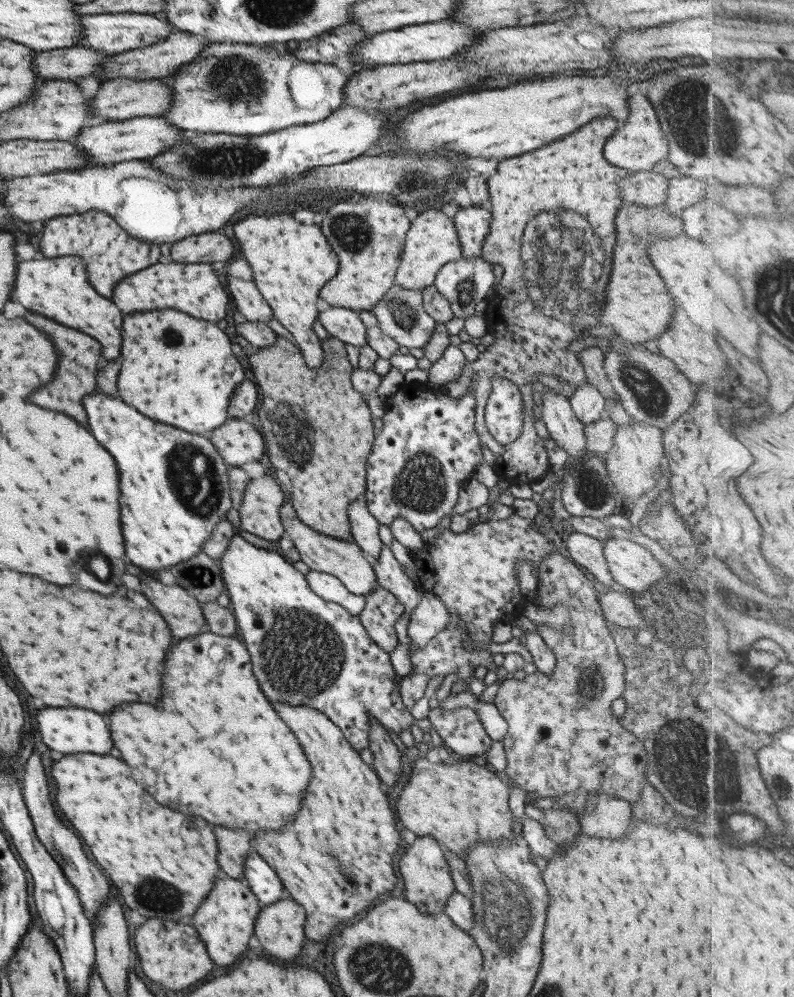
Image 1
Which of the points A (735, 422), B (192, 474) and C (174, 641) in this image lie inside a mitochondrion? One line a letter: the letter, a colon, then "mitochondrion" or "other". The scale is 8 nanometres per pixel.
A: other
B: mitochondrion
C: other

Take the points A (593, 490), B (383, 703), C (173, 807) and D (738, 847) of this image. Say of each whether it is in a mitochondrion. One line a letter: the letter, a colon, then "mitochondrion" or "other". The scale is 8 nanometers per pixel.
A: mitochondrion
B: other
C: other
D: other

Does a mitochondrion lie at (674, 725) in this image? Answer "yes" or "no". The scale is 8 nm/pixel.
yes

